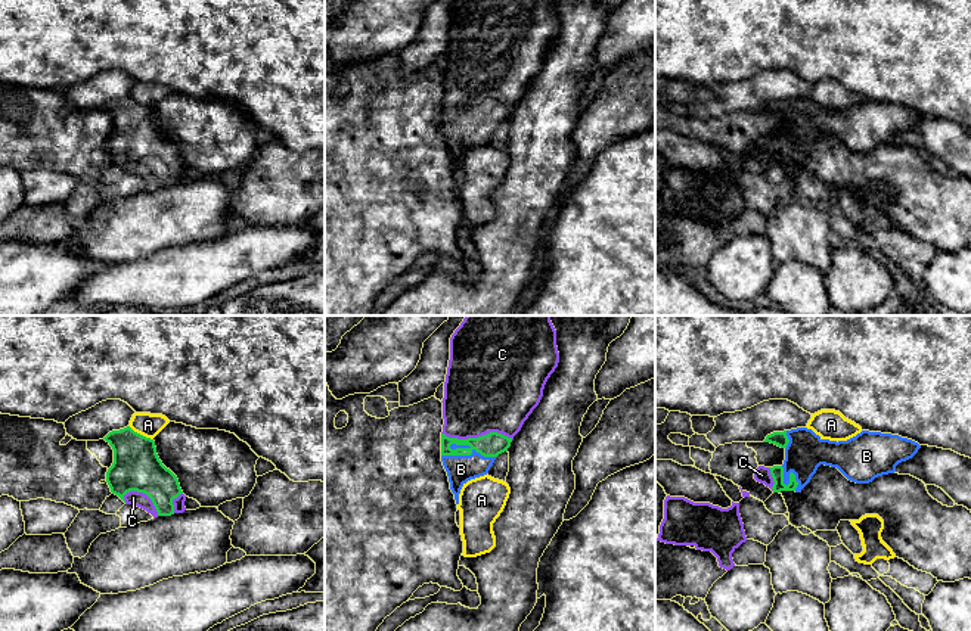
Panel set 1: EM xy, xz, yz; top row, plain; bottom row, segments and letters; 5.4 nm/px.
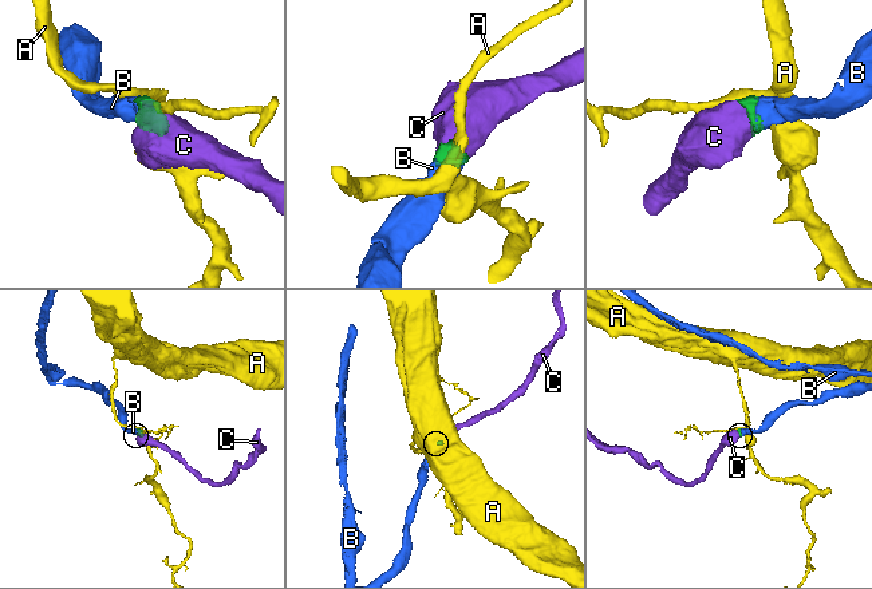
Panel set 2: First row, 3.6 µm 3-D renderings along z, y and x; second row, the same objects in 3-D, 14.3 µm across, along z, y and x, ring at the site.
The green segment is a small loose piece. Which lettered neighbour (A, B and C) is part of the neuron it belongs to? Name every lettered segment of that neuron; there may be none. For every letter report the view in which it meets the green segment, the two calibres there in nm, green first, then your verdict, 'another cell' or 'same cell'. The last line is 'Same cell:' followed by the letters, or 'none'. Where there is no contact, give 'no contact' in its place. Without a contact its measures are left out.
A: xy | 260/130 nm | another cell
B: xz | 130/150 nm | same cell
C: xz | 130/420 nm | same cell
Same cell: B, C

